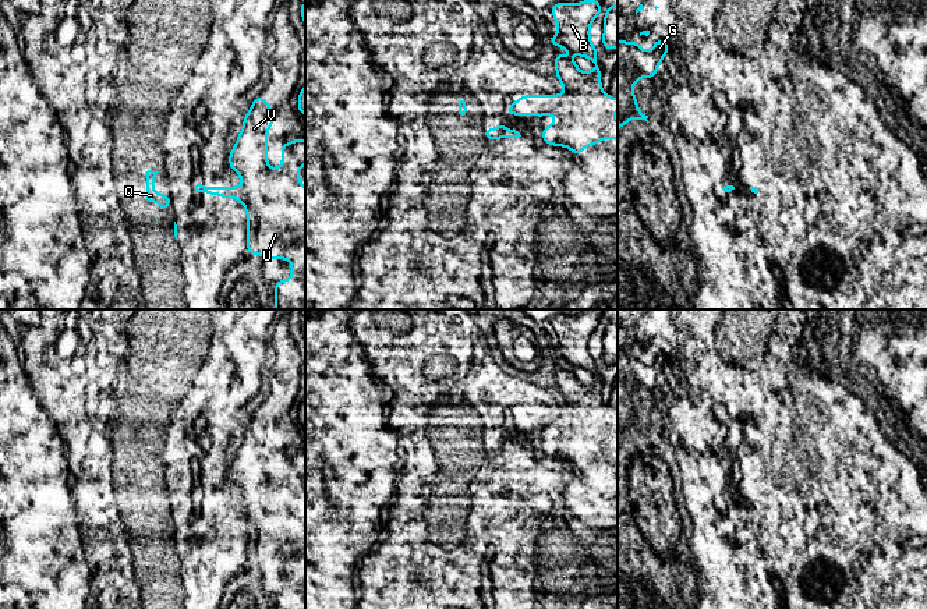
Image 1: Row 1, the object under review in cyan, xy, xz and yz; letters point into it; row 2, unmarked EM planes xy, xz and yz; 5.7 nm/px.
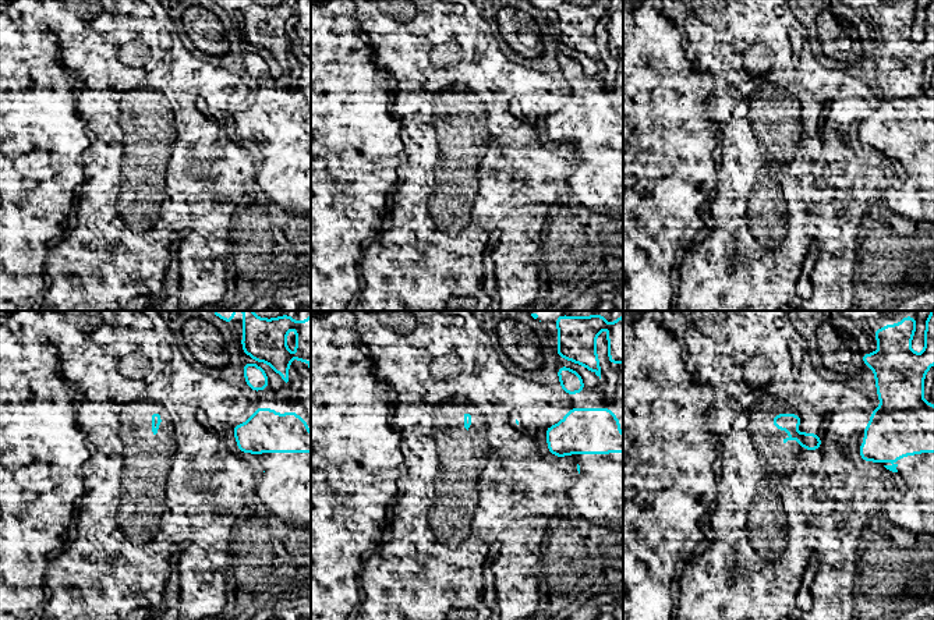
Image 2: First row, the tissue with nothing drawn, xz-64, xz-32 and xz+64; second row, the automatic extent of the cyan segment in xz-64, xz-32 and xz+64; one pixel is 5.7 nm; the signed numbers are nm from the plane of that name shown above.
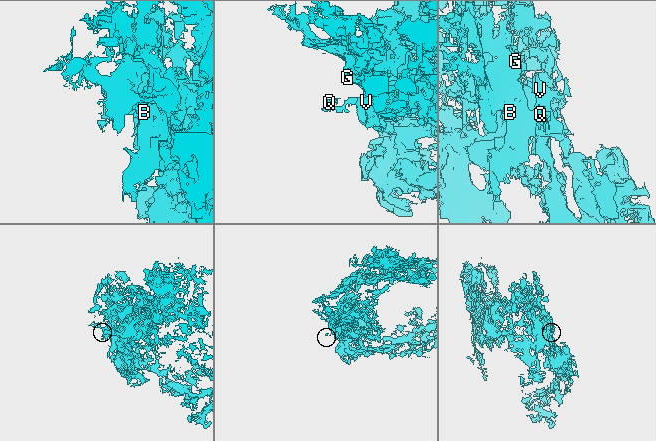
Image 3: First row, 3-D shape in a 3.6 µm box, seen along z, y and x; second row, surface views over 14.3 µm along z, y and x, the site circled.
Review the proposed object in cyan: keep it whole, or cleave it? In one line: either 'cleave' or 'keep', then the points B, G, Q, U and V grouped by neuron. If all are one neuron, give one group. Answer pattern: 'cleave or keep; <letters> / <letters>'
cleave; B G U V / Q

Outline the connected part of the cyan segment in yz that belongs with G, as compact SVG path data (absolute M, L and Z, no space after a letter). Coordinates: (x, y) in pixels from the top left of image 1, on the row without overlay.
M661 351L654 355L651 364L644 364L637 353L618 353L618 440L625 439L630 431L645 432L648 436L648 428L638 422L633 396L641 389L654 392L665 365L672 361Z

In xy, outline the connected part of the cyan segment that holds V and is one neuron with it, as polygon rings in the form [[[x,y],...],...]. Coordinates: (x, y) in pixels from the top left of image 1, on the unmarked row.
[[[259,407],[251,417],[250,424],[243,432],[243,442],[229,467],[229,478],[237,484],[243,492],[241,499],[205,499],[202,504],[209,509],[217,506],[220,510],[240,511],[245,520],[247,538],[247,562],[250,567],[261,566],[265,571],[290,571],[291,589],[275,595],[275,609],[305,609],[305,500],[300,493],[297,482],[305,477],[305,452],[296,452],[282,457],[282,479],[268,479],[268,440],[275,436],[272,417]]]

